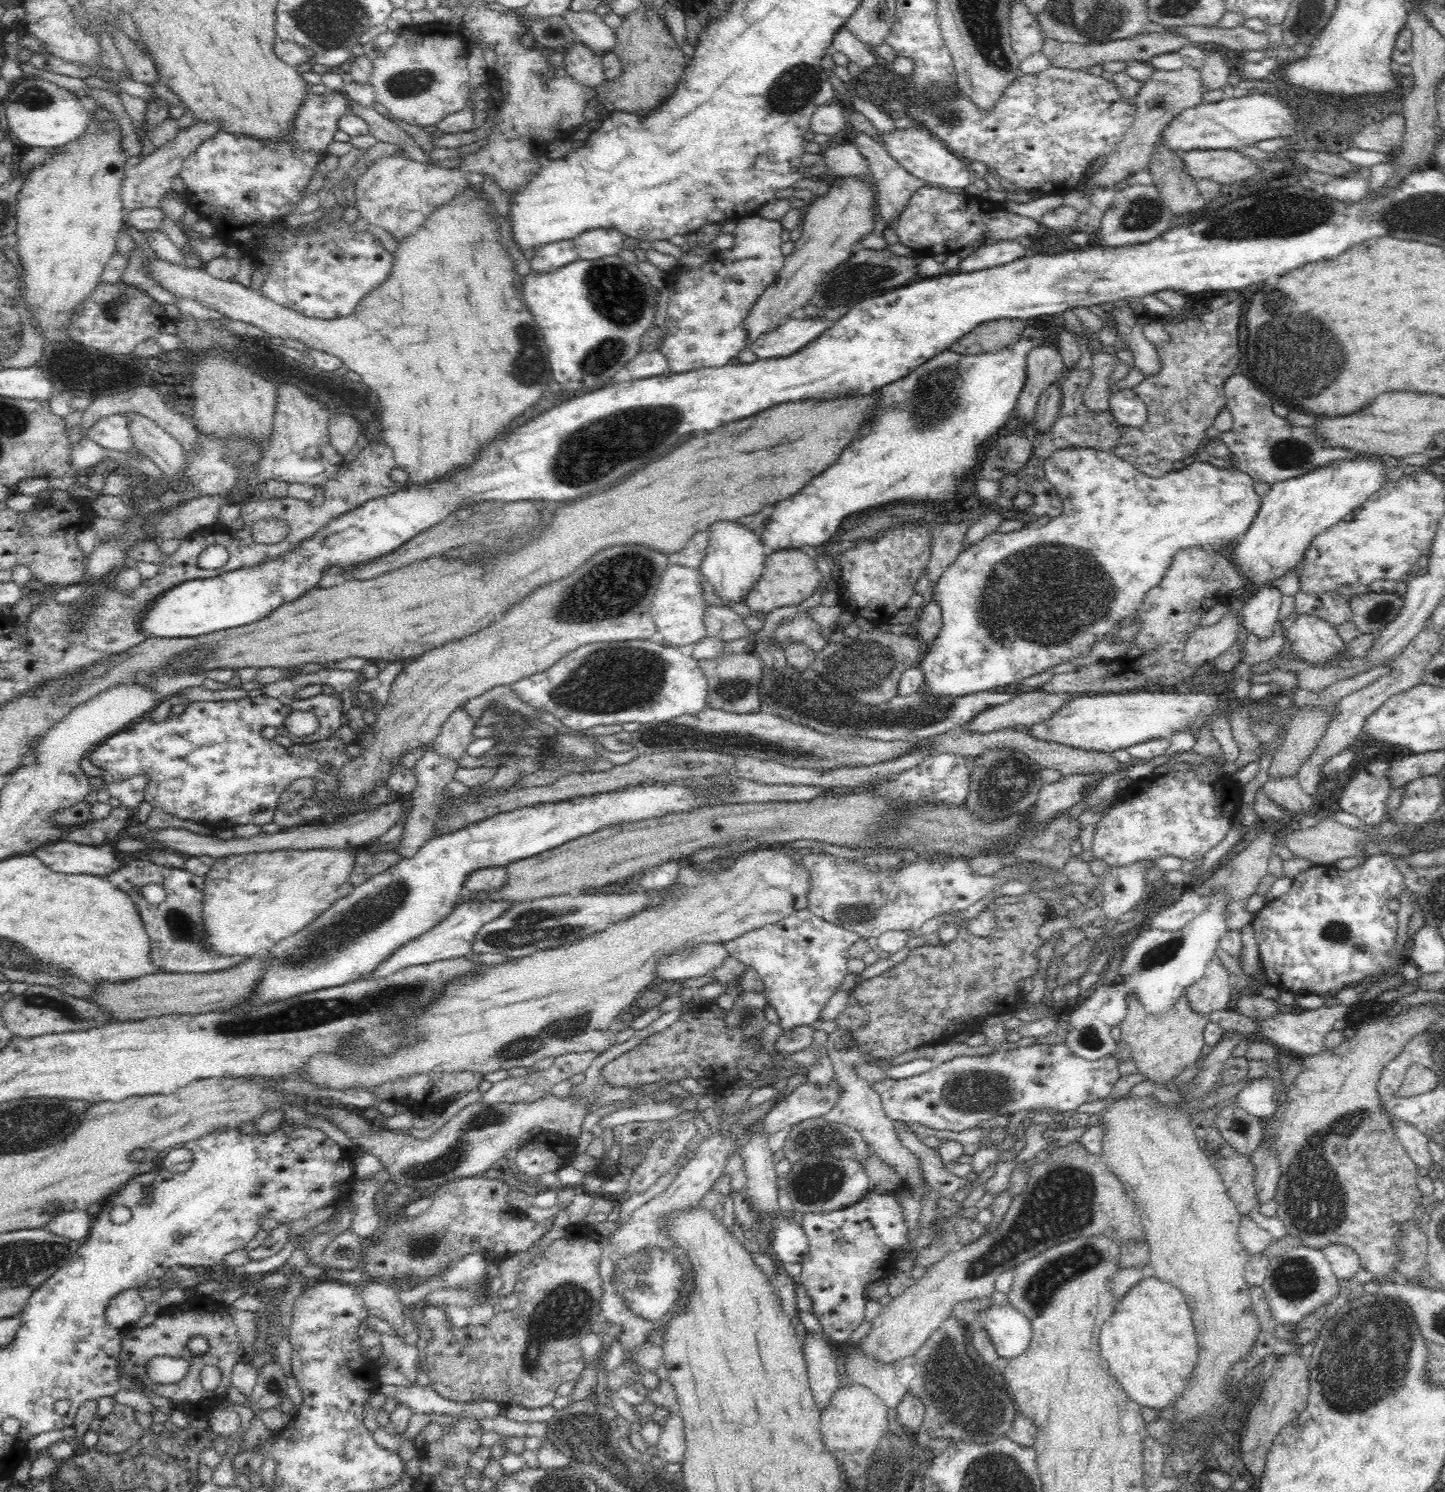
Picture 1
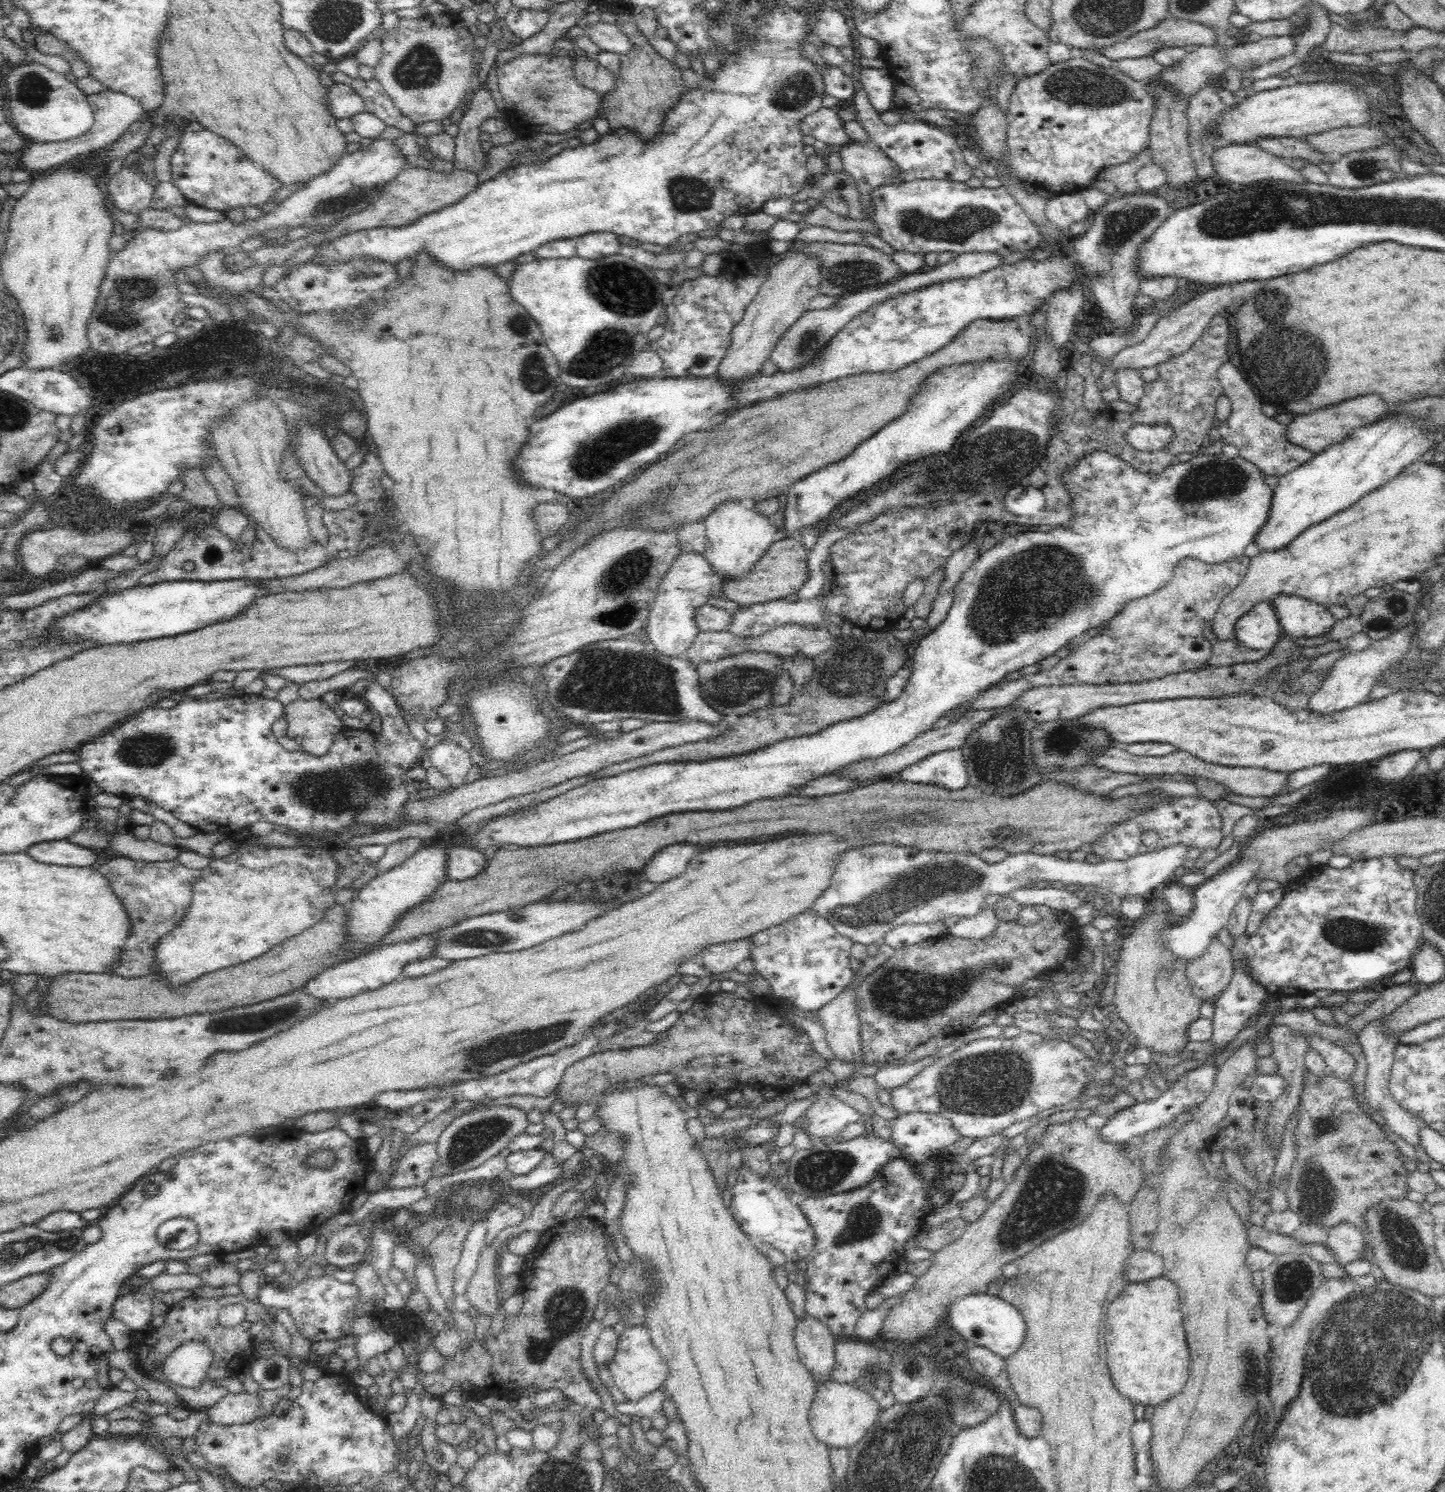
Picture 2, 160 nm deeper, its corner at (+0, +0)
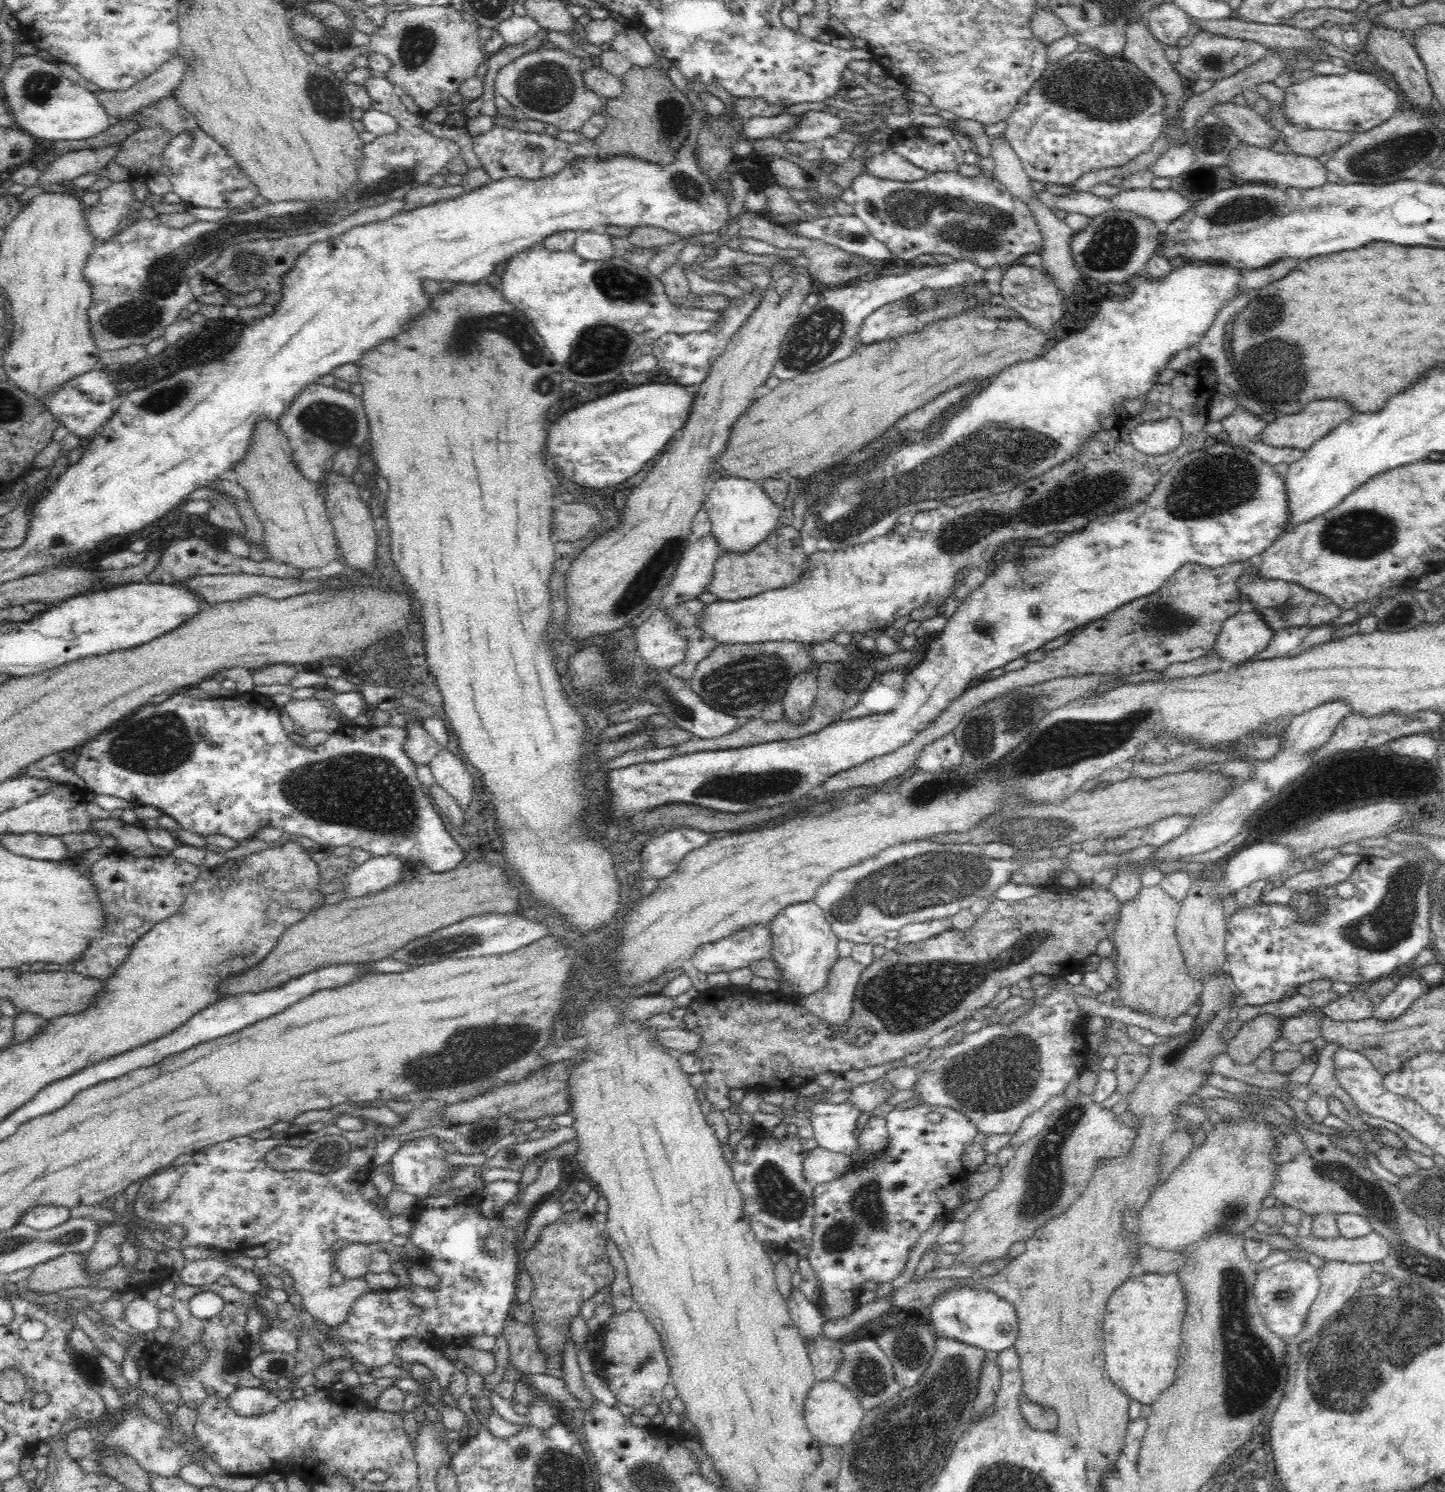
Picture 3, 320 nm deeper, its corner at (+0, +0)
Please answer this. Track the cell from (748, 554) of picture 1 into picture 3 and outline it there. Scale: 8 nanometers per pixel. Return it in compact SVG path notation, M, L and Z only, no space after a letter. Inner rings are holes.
M720 476L712 480L703 502L703 507L708 511L711 520L711 532L716 537L722 552L746 553L753 550L768 536L768 532L782 523L780 507L774 504L758 480L748 480L743 476Z

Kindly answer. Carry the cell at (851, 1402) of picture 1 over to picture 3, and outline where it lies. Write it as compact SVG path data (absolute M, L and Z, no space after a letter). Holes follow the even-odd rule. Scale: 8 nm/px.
M832 1379L814 1381L812 1388L808 1390L804 1398L804 1418L808 1430L814 1434L814 1438L832 1446L844 1446L848 1440L852 1440L854 1432L860 1428L864 1408L860 1401L852 1395L852 1391L843 1387Z

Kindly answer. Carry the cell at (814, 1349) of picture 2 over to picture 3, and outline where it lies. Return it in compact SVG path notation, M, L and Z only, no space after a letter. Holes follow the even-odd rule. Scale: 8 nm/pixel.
M792 1286L791 1293L786 1300L791 1319L799 1328L805 1342L812 1342L814 1338L823 1336L822 1324L824 1318L818 1306L808 1300L798 1286Z

